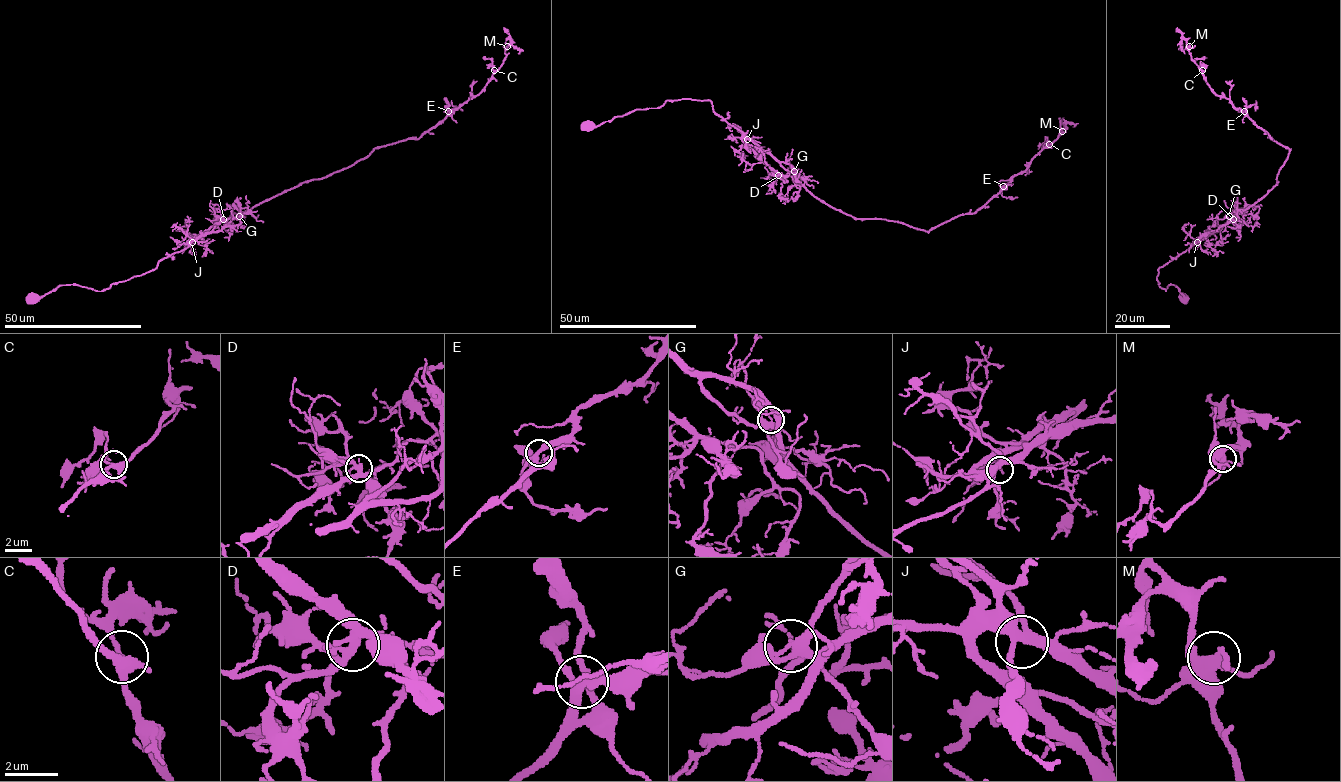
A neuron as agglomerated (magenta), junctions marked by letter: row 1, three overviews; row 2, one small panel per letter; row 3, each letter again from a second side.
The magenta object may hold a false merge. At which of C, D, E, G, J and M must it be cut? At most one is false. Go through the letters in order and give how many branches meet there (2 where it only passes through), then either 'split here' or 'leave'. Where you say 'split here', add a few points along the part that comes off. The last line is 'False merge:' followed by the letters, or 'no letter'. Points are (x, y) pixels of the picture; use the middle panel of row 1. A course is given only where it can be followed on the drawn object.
C: 4 branches meet; leave
D: 5 branches meet; leave
E: 3 branches meet; leave
G: 5 branches meet; leave
J: 4 branches meet; leave
M: 4 branches meet; leave
False merge: no letter

